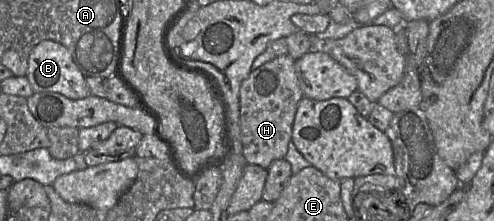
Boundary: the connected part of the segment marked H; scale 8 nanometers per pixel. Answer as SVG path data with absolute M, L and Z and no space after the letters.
M289 55L278 56L259 68L252 70L240 87L240 130L243 156L248 165L268 169L273 161L284 159L292 137L292 127L302 91L295 72L295 60Z

